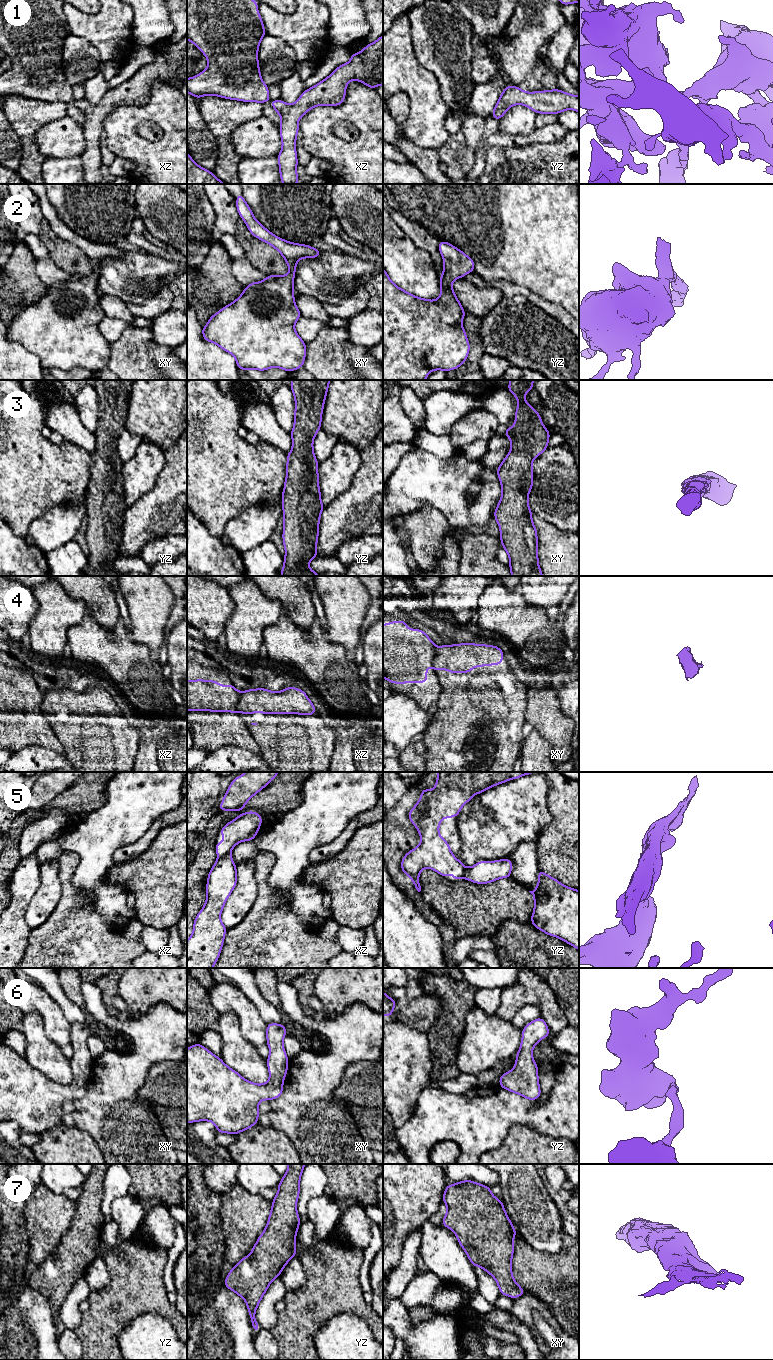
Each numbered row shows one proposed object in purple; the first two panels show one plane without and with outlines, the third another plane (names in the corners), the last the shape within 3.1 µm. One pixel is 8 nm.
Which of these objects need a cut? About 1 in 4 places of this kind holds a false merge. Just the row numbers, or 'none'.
4, 5

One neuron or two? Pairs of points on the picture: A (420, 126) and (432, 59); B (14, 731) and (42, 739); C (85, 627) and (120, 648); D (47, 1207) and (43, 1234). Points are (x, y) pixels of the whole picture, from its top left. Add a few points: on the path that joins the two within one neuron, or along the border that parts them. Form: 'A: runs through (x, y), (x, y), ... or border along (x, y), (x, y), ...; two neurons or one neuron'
A: border along (415, 52), (416, 59), (436, 78), (439, 92); two neurons
B: runs through (21, 735), (35, 735); one neuron
C: runs through (94, 636), (106, 648), (111, 648); one neuron
D: runs through (47, 1214), (46, 1227); one neuron

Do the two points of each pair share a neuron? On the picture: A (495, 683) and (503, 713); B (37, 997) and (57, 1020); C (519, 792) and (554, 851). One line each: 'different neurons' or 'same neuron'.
A: same neuron
B: same neuron
C: different neurons

